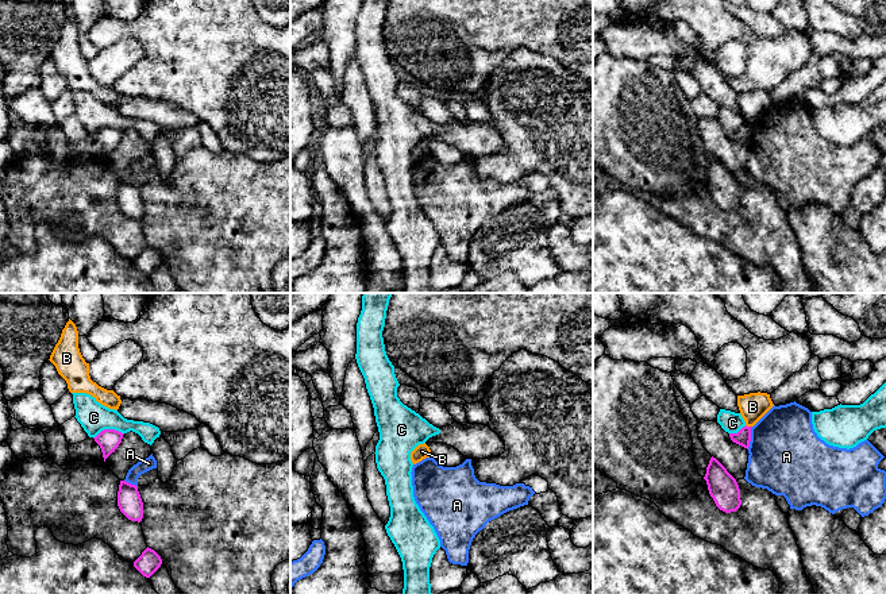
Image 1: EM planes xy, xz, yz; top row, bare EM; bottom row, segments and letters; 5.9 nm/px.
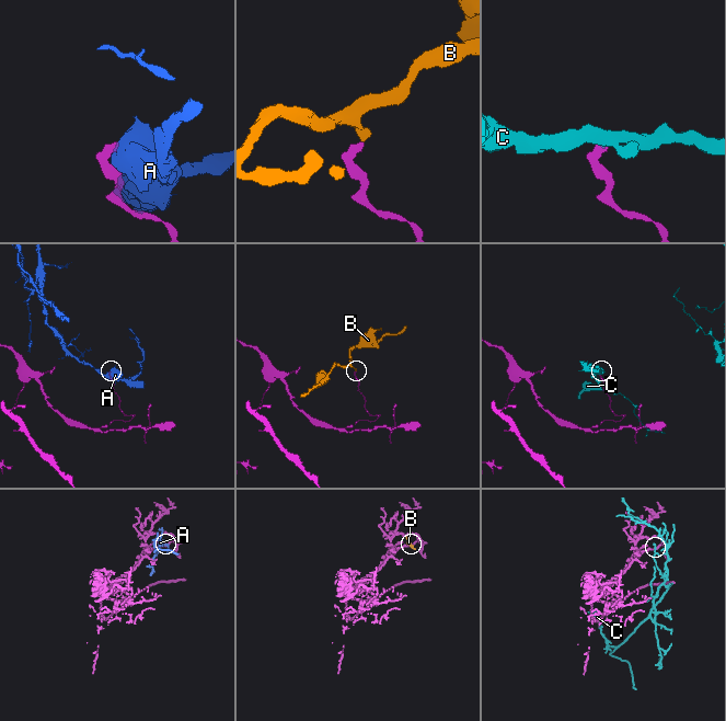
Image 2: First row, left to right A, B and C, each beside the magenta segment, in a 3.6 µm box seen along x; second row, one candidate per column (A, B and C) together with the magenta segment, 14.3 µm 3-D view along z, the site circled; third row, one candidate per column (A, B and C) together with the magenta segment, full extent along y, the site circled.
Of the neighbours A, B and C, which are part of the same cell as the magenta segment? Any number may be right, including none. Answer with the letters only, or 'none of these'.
none of these

